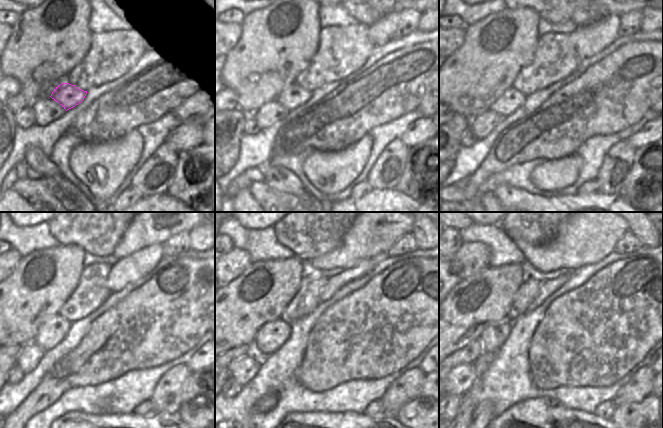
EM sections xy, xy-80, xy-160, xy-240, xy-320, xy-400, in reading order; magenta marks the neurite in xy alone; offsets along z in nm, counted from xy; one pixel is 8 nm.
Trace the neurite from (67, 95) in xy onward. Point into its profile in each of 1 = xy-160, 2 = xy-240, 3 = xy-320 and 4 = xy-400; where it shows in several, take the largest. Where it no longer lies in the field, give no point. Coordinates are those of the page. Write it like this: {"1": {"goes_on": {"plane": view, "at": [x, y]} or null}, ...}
{"1": {"goes_on": {"plane": "xy-160", "at": [511, 99]}}, "2": {"goes_on": {"plane": "xy-240", "at": [54, 329]}}, "3": {"goes_on": {"plane": "xy-320", "at": [272, 335]}}, "4": {"goes_on": {"plane": "xy-400", "at": [493, 337]}}}

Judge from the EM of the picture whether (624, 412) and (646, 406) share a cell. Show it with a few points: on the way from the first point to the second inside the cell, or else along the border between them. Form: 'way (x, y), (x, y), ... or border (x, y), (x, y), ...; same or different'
way (629, 415), (637, 415), (641, 411); same

